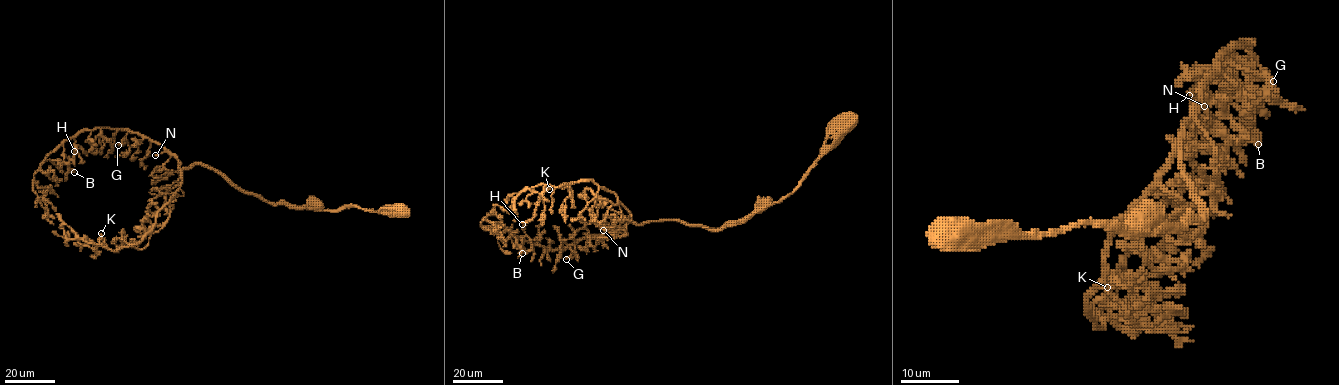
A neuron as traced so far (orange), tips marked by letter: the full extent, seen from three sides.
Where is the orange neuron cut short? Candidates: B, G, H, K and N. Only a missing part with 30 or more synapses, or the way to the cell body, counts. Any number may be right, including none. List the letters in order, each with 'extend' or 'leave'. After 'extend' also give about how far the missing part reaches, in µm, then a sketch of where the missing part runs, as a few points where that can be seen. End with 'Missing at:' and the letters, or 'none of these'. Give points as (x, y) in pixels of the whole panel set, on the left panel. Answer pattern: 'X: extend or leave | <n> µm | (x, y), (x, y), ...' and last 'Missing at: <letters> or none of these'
B: leave
G: leave
H: leave
K: leave
N: extend | 10 µm
Missing at: N

